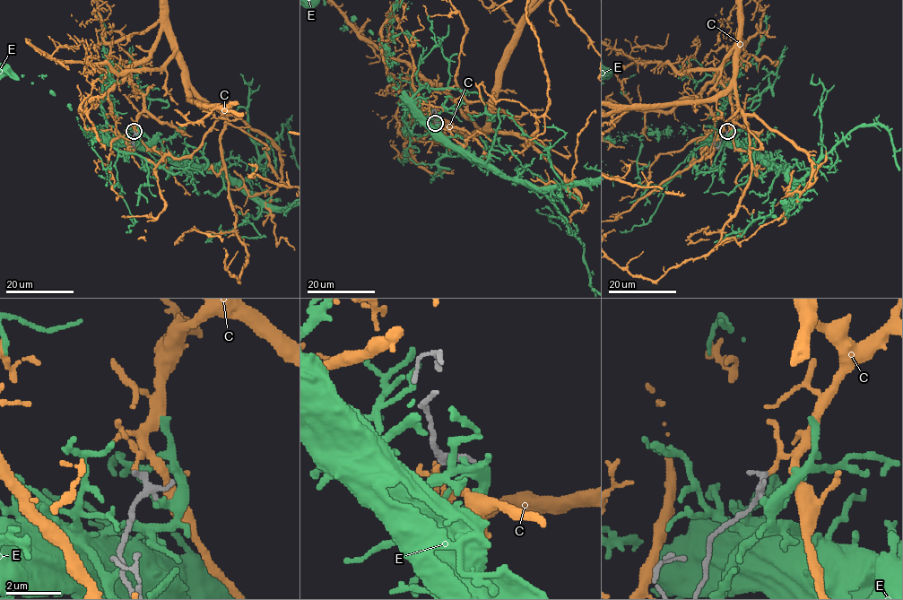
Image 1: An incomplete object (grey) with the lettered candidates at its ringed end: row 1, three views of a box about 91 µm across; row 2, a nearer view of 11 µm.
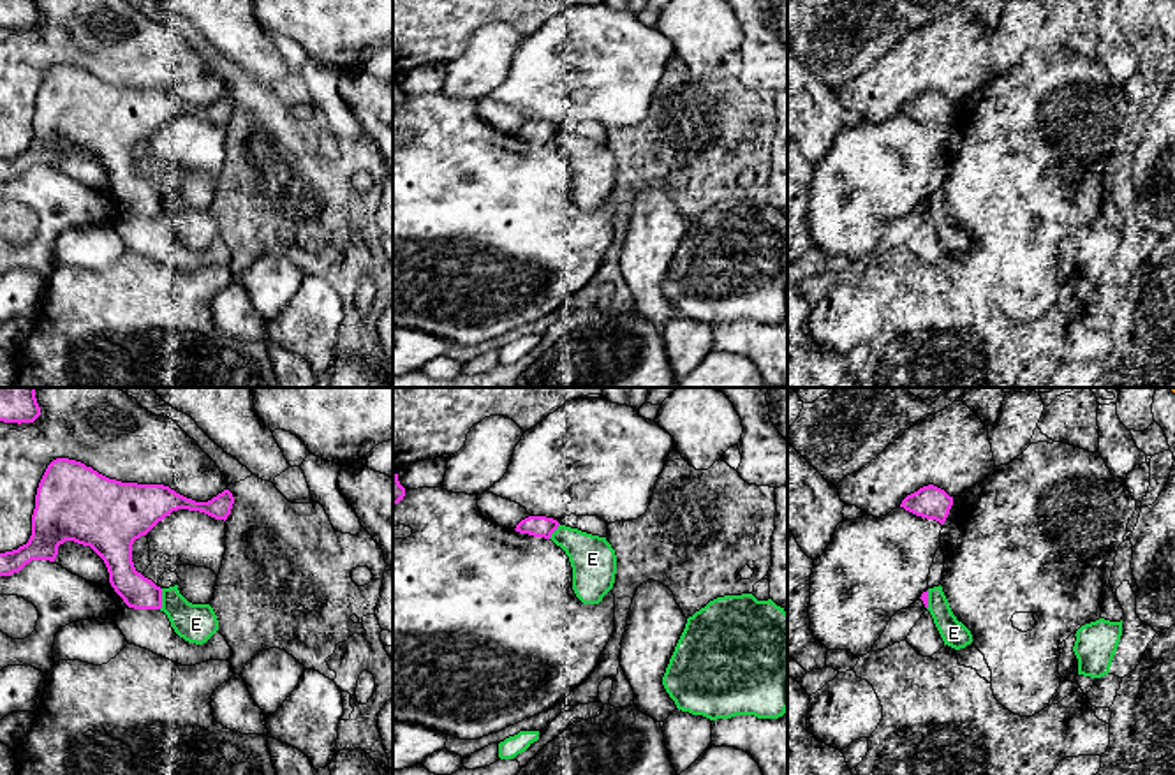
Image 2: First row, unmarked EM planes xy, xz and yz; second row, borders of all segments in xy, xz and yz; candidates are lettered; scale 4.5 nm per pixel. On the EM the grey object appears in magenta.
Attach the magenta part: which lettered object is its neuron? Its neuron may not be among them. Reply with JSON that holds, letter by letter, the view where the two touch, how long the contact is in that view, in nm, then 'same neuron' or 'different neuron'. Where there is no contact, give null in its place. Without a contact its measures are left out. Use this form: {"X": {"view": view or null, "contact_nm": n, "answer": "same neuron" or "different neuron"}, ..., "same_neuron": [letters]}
{"C": {"view": null, "answer": "different neuron"}, "E": {"view": "xy", "contact_nm": 100, "answer": "different neuron"}, "same_neuron": []}

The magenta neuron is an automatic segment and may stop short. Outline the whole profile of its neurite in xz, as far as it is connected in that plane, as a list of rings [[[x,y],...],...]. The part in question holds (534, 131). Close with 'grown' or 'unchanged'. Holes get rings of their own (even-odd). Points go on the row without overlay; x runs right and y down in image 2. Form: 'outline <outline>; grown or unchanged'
outline [[[528,122],[525,125],[521,125],[518,130],[516,130],[516,137],[520,139],[528,139],[528,141],[534,141],[534,143],[544,143],[544,144],[550,144],[551,139],[558,134],[558,127],[553,125],[553,123],[546,123],[546,122]]]; unchanged

